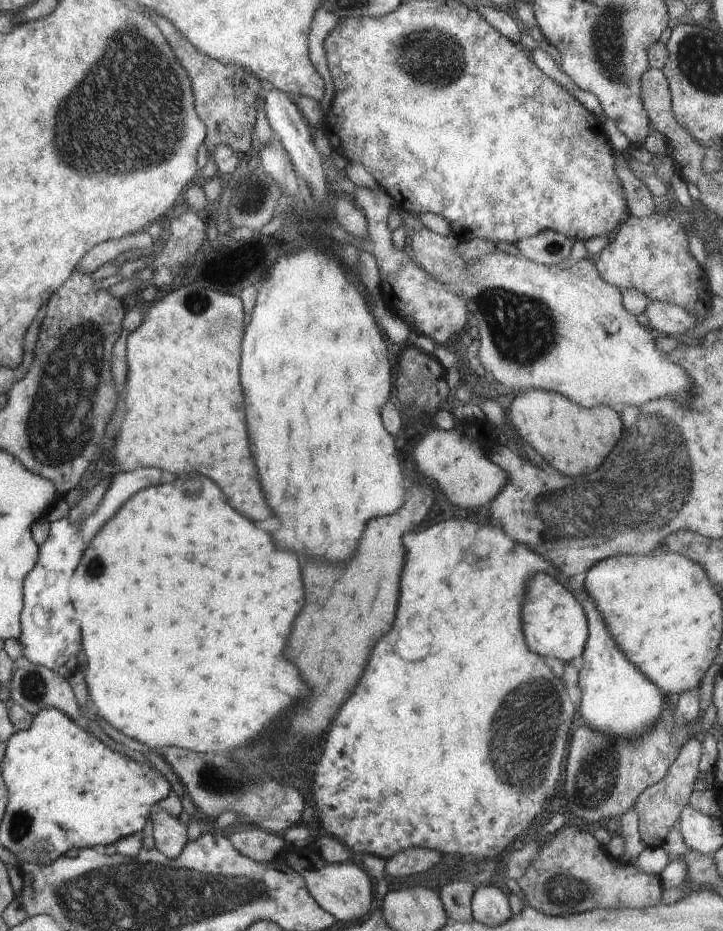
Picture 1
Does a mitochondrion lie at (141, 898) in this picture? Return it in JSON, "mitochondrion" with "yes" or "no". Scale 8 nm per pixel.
{"mitochondrion":"yes"}

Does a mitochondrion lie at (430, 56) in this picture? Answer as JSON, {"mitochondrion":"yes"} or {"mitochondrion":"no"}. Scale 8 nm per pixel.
{"mitochondrion":"yes"}

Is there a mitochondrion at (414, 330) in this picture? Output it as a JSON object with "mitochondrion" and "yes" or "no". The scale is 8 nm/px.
{"mitochondrion":"no"}

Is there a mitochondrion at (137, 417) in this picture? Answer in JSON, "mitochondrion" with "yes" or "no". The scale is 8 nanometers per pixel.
{"mitochondrion":"no"}

